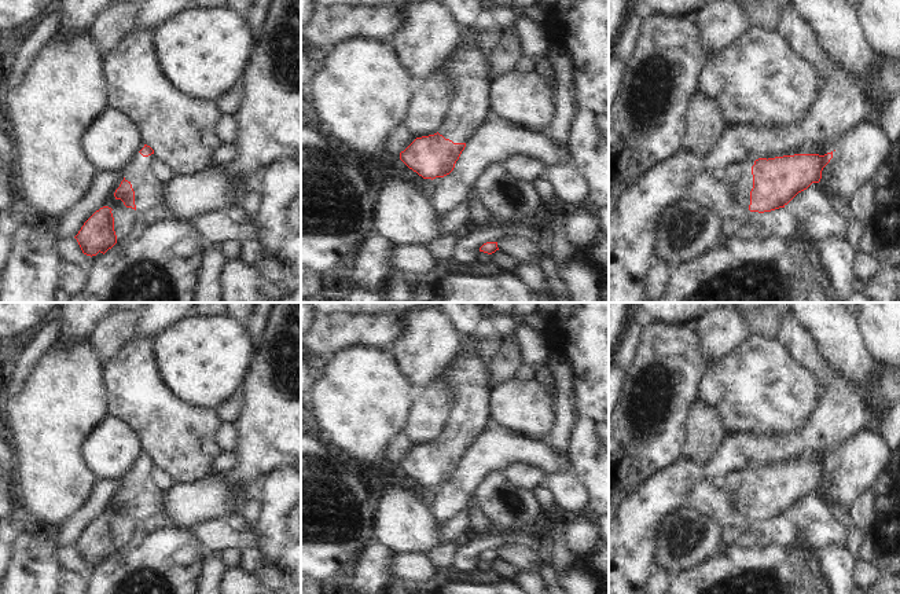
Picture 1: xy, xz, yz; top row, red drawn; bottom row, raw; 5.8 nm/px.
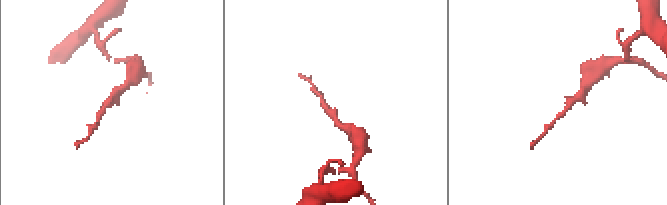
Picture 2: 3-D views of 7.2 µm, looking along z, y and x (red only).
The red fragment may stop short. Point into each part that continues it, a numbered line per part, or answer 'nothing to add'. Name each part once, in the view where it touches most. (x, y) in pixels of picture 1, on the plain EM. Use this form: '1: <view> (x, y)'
1: yz (742, 497)

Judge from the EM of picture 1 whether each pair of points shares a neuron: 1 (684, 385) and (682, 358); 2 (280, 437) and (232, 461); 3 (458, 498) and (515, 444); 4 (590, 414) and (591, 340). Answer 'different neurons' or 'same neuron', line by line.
1: same neuron
2: different neurons
3: same neuron
4: same neuron

